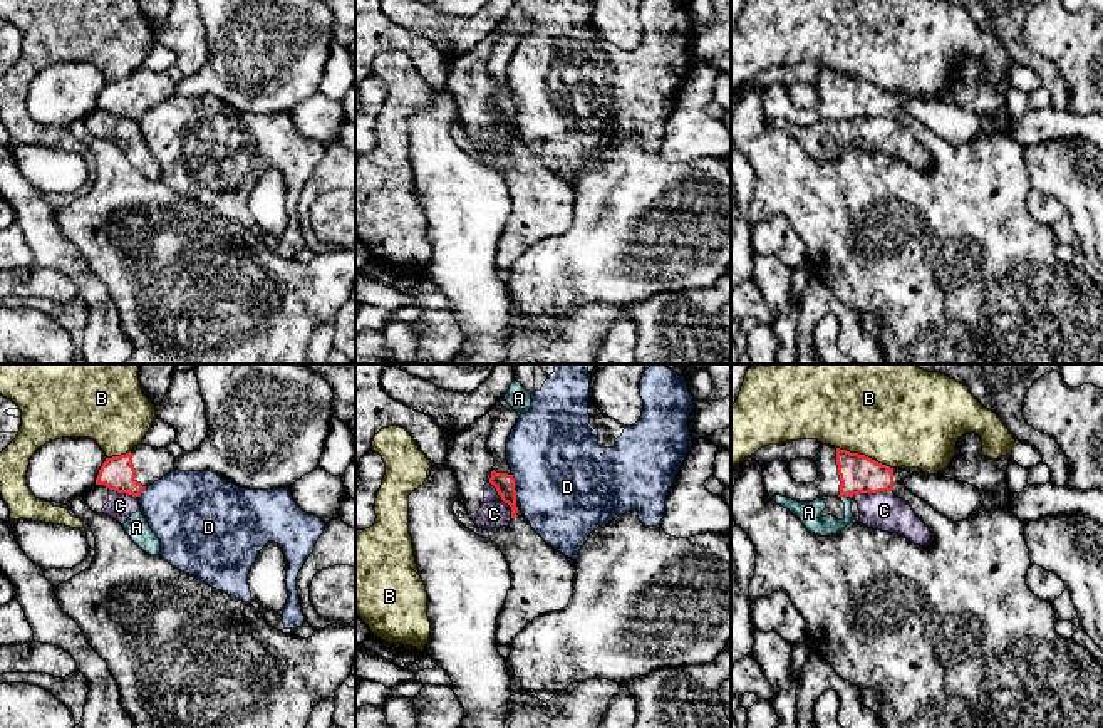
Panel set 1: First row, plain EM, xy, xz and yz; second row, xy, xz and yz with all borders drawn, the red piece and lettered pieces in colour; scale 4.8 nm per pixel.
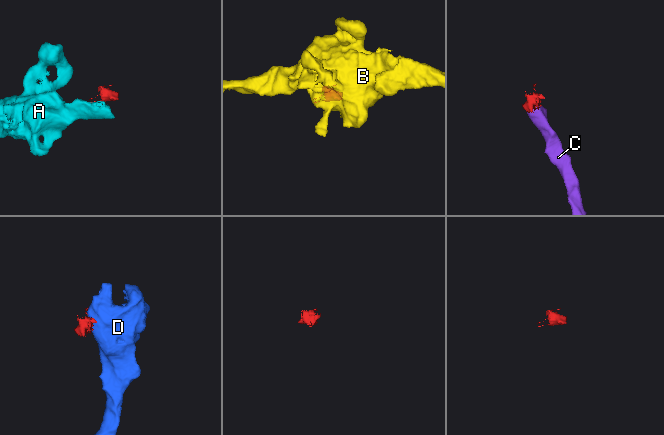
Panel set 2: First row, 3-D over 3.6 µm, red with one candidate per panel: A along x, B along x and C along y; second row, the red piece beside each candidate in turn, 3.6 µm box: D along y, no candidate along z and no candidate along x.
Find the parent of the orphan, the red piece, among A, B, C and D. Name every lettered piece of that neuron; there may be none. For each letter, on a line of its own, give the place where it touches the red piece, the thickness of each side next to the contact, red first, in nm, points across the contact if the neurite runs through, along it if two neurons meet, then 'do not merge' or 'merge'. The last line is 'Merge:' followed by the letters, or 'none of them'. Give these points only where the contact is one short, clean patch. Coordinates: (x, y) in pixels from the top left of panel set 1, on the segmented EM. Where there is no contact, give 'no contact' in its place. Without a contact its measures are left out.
A: meets red in yz at (845, 495); 190 nm thick on the red side, 110 nm on the other; do not merge
B: meets red in yz at (864, 455); 190 nm thick on the red side, 500 nm on the other; border along yz (837, 447), (864, 453), (892, 468); do not merge
C: meets red in yz at (870, 492); 190 nm thick on the red side, 180 nm on the other; border along yz (890, 490), (859, 492), (850, 497); do not merge
D: meets red in xz at (515, 490); 100 nm thick on the red side, 480 nm on the other; border along xz (512, 473), (518, 507); do not merge
Merge: none of them

